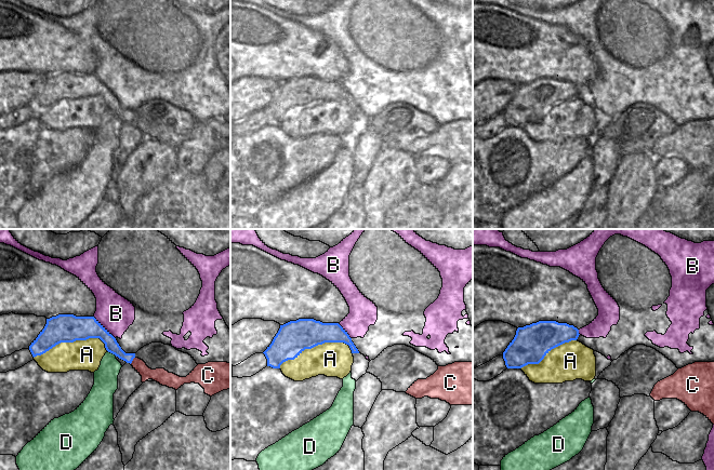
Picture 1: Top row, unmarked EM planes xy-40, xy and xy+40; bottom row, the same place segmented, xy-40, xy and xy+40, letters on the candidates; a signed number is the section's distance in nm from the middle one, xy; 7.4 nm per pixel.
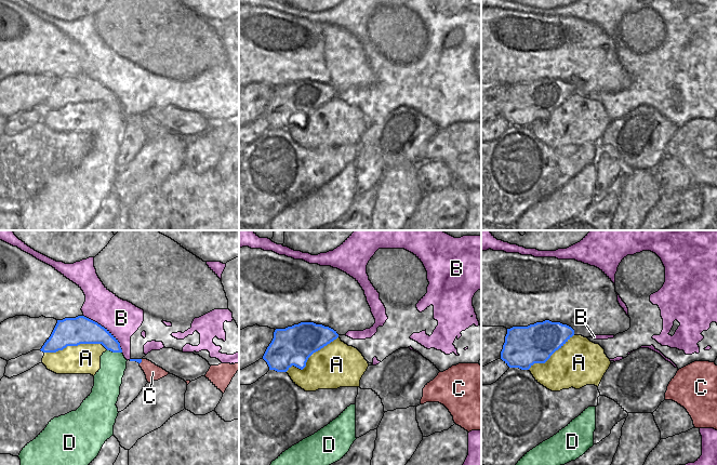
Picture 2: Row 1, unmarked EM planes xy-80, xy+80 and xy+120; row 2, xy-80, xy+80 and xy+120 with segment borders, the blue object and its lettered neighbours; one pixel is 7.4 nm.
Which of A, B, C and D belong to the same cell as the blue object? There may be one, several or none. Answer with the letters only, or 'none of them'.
C

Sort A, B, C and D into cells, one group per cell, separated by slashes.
A / B / C / D

